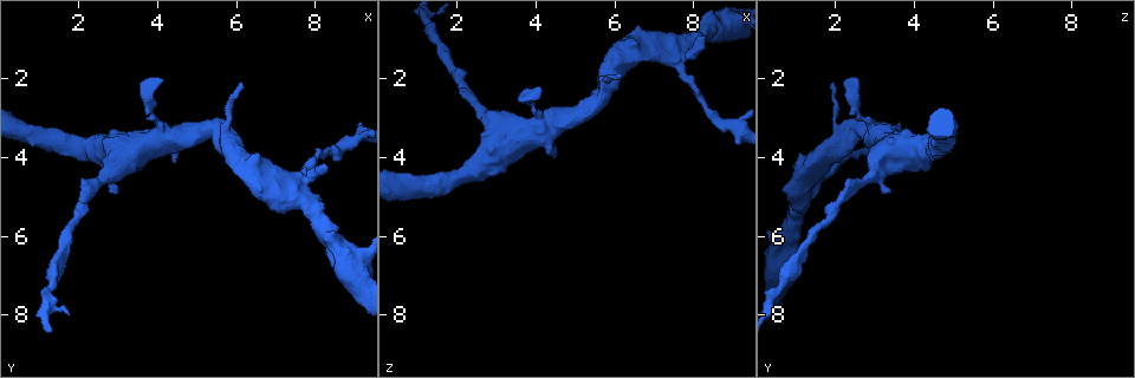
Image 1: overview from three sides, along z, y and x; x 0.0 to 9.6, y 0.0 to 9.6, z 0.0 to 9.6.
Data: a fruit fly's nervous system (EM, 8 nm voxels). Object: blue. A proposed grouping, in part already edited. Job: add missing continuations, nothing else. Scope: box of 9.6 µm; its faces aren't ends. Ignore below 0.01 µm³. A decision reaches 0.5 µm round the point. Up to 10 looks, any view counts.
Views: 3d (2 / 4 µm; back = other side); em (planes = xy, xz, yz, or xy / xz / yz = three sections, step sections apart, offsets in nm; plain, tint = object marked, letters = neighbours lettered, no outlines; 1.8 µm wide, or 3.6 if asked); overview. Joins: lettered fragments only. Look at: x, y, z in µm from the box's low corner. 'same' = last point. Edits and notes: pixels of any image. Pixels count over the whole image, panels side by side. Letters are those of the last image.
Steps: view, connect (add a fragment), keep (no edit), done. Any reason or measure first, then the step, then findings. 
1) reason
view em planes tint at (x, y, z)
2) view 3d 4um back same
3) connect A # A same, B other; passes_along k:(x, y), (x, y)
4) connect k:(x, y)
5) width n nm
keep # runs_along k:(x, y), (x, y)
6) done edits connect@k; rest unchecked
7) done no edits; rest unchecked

view 3d 4um at (9.05, 3.55, 3.25)

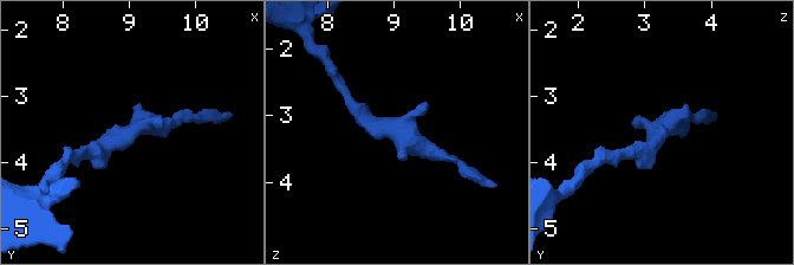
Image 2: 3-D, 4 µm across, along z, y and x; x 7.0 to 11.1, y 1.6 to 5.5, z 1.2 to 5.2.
view em planes letters at (9.05, 3.55, 3.25)

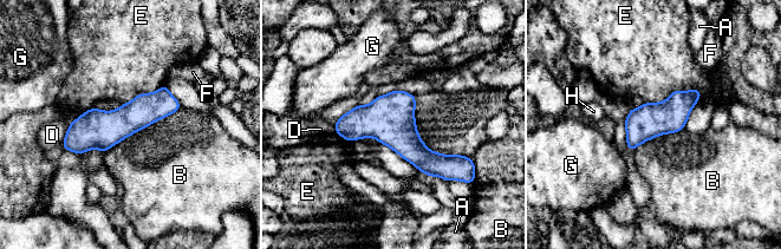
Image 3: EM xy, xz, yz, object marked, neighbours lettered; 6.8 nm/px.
width 240 nm
keep # A other, B other, D other, E other, F other, G other, H other; border 3:(401, 89), (422, 142), (469, 157); none of them fits

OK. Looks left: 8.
free end
view 3d 4um back at (6.15, 2.15, 1.95)

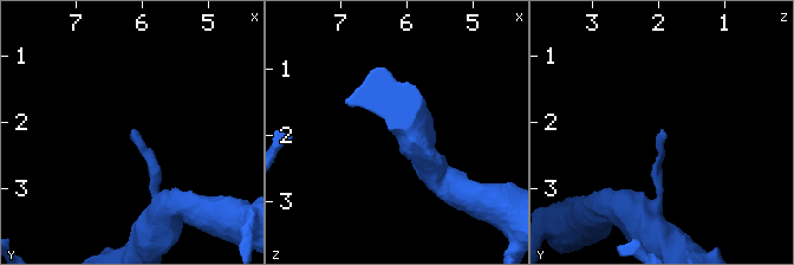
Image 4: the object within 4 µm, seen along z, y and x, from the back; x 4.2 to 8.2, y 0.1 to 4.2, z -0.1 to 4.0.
shape alone is not enough
view em 3.6um yz step 8 letters at (6.15, 2.10, 2.00)

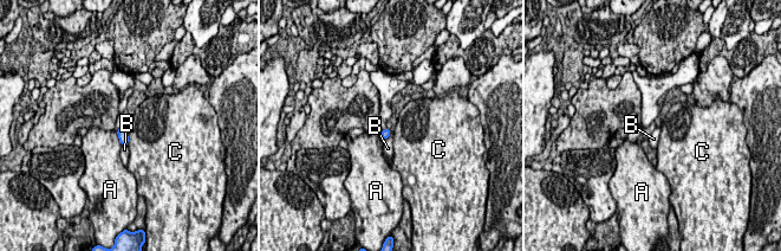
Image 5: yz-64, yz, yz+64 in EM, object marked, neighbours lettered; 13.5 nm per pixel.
width 120 nm
keep # A other, B other, C other; border 5:(391, 132), (384, 140); none of them fits

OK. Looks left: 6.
free end
view 3d 4um at (4.10, 2.00, 2.35)

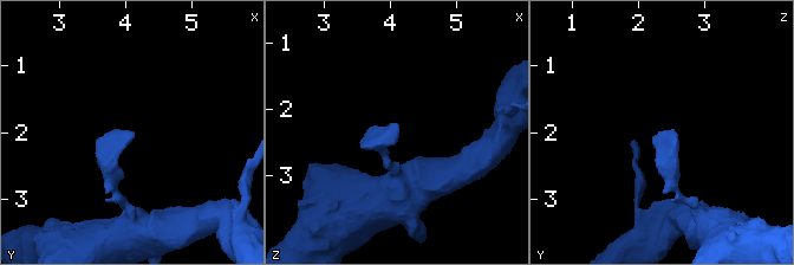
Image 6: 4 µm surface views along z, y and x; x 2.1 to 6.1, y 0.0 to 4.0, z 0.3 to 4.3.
now the EM
view em planes letters at (4.10, 2.00, 2.30)

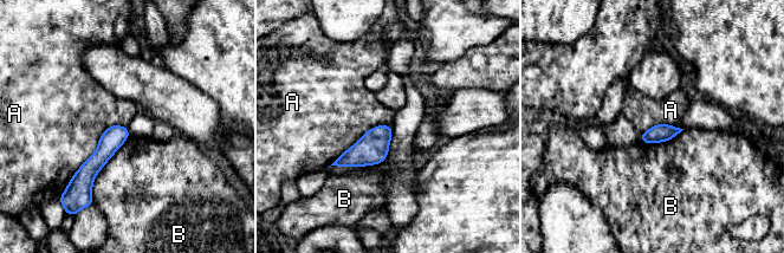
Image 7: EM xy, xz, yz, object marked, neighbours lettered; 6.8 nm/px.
keep # A other, B other; runs_along 7:(124, 129), (86, 173), (86, 187); no lettered fragment goes on from it

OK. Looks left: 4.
sudden change in width
view 3d 4um at (2.75, 3.85, 4.15)

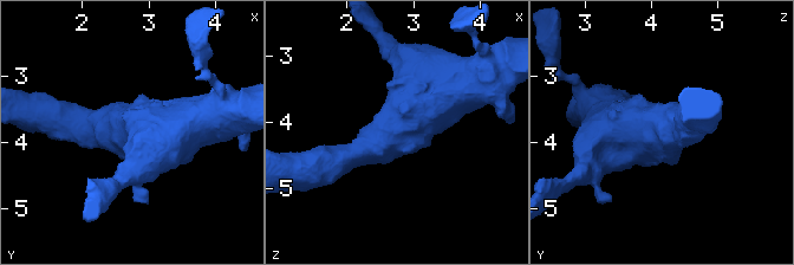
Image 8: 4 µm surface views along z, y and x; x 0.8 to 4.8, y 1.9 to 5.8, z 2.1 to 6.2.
now the EM
view em xy step 4 tint at (2.70, 3.85, 4.10)

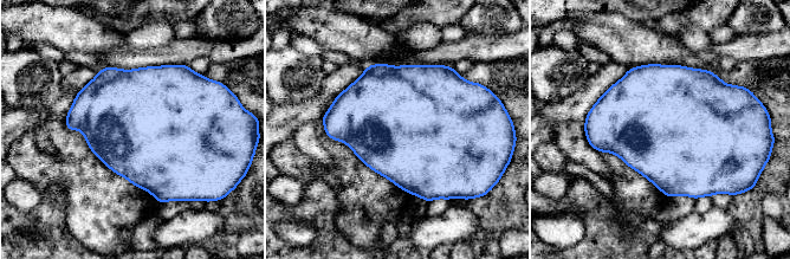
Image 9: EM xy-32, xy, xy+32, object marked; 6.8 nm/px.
view em planes letters same

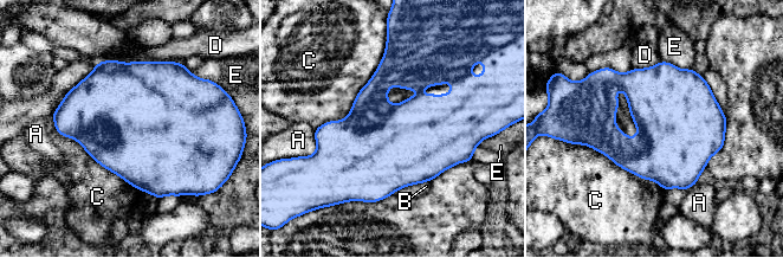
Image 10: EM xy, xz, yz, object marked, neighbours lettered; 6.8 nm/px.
keep # A other, B other, C other, D other, E other; border 10:(63, 97), (54, 129), (141, 192); none of them fits

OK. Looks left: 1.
done no edits; rest unchecked

